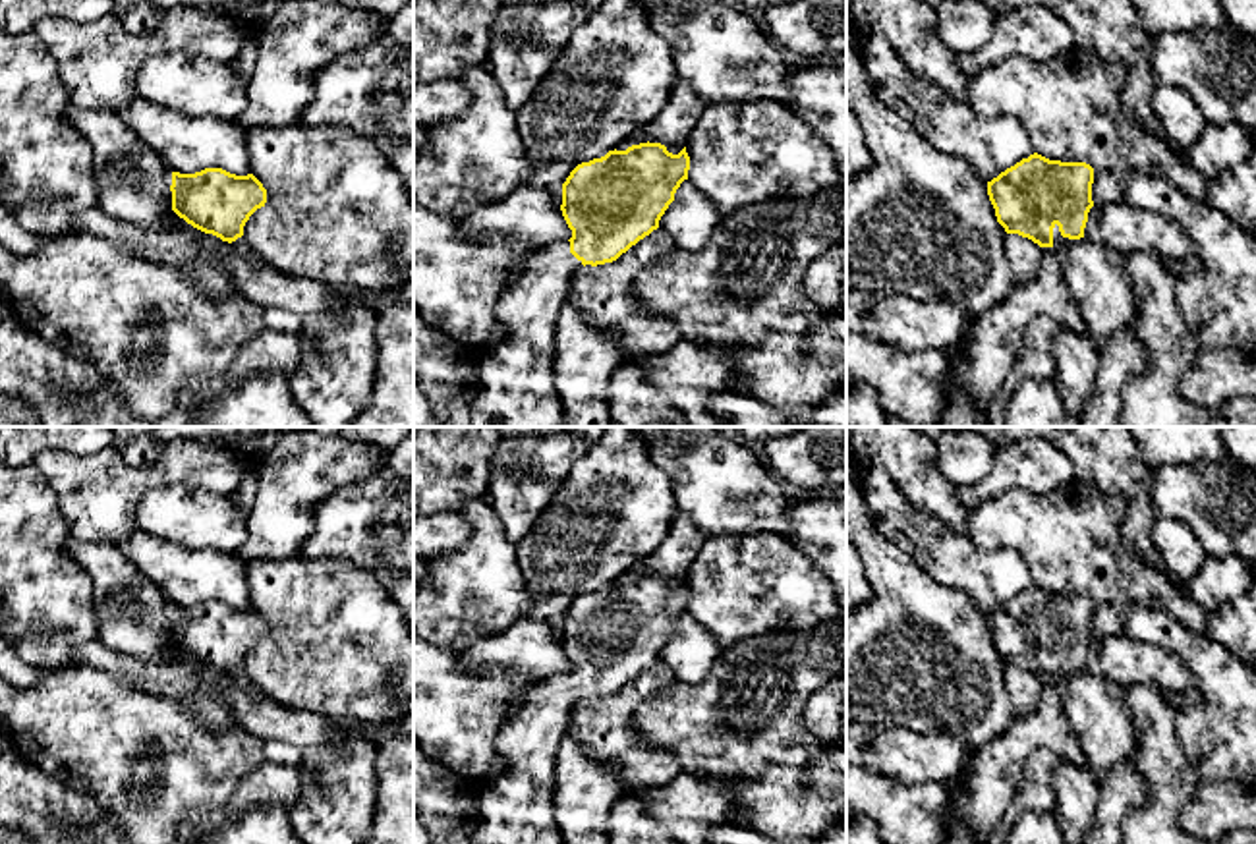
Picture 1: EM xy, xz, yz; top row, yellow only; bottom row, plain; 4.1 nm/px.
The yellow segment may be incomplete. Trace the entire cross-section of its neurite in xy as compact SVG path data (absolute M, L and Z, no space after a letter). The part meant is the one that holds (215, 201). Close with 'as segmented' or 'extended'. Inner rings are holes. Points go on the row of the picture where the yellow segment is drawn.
M222 168L172 172L170 191L180 218L228 243L243 236L249 216L267 203L267 189L253 174L236 176Z; as segmented

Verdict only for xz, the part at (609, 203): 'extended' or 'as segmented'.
extended

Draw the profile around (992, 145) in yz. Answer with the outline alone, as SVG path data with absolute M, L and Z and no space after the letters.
M870 31L864 37L862 58L879 100L937 151L968 160L982 182L1034 155L1018 120L976 114L968 102L910 71L879 35Z

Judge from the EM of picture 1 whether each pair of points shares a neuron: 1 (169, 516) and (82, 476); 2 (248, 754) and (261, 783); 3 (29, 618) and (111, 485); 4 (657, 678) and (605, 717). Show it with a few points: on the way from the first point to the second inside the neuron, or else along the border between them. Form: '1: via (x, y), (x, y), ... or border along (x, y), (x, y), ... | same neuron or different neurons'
1: border along (182, 485), (153, 487), (136, 508), (134, 528) | different neurons
2: border along (263, 759), (240, 783), (227, 804) | different neurons
3: border along (55, 493), (70, 535) | different neurons
4: via (644, 686), (619, 709) | same neuron

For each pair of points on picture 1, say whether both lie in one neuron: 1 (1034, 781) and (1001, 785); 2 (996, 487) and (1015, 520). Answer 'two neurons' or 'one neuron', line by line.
1: two neurons
2: two neurons

